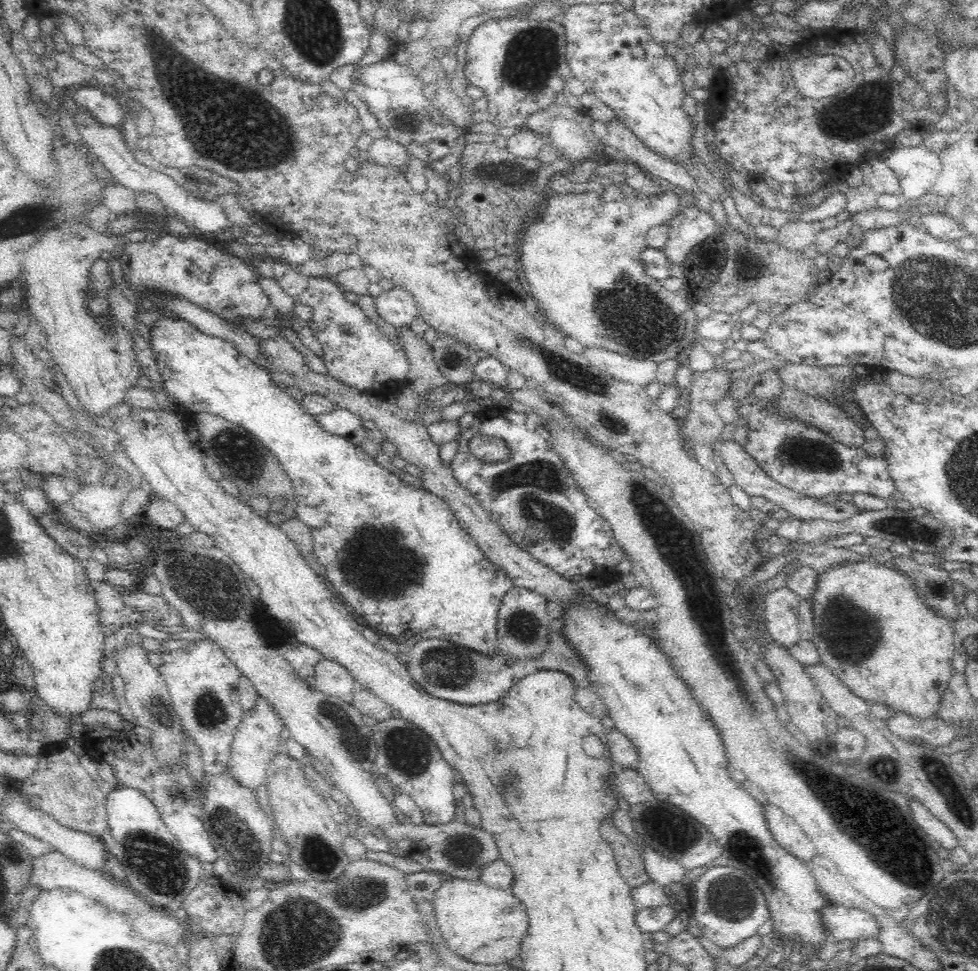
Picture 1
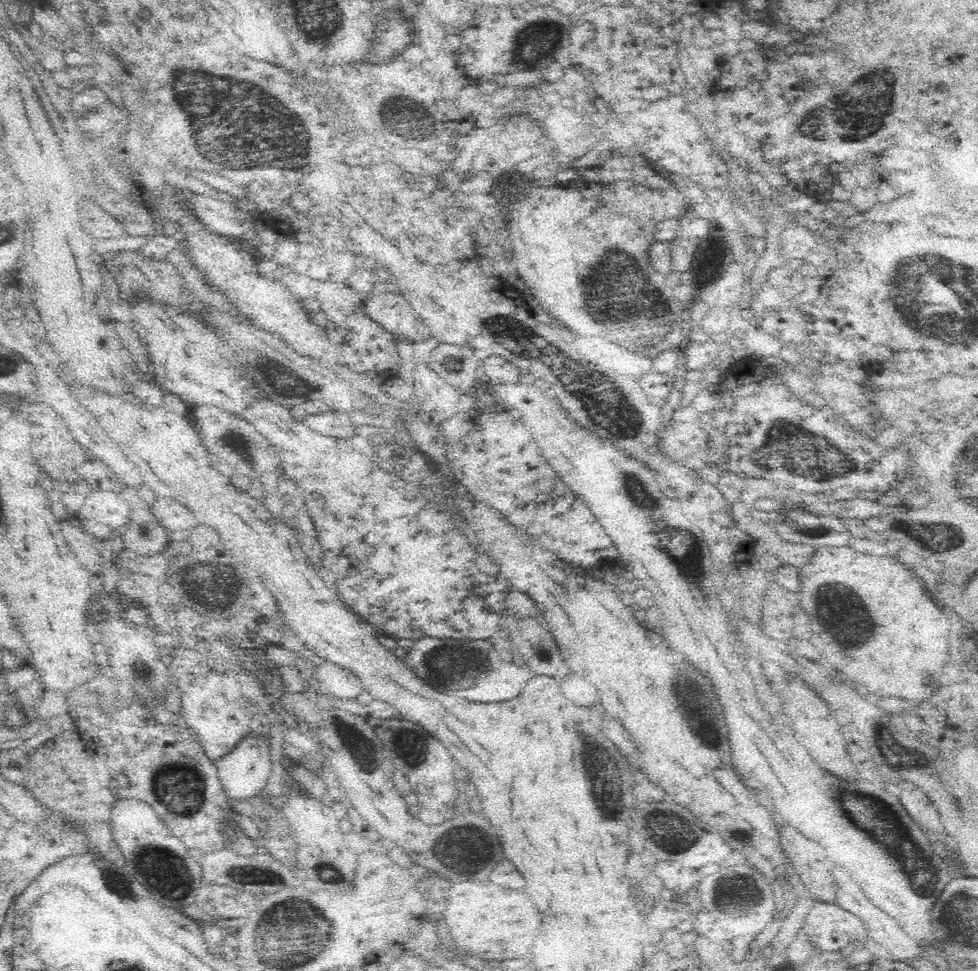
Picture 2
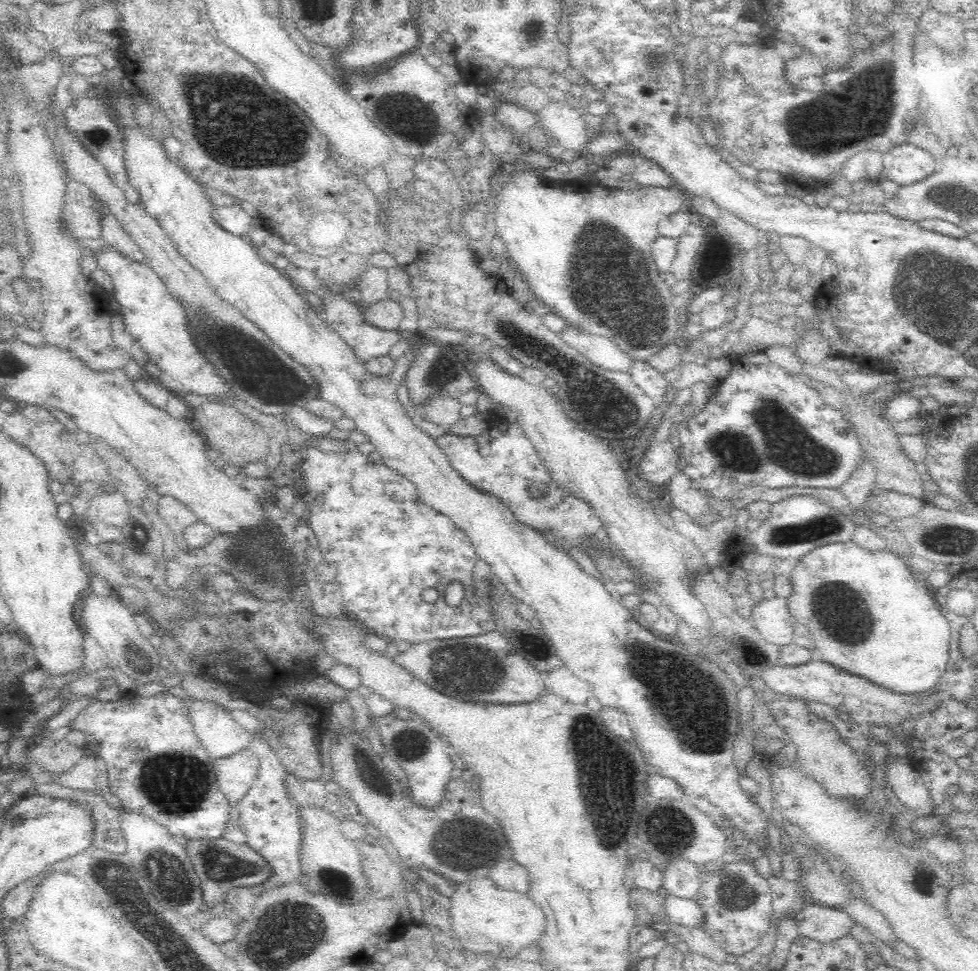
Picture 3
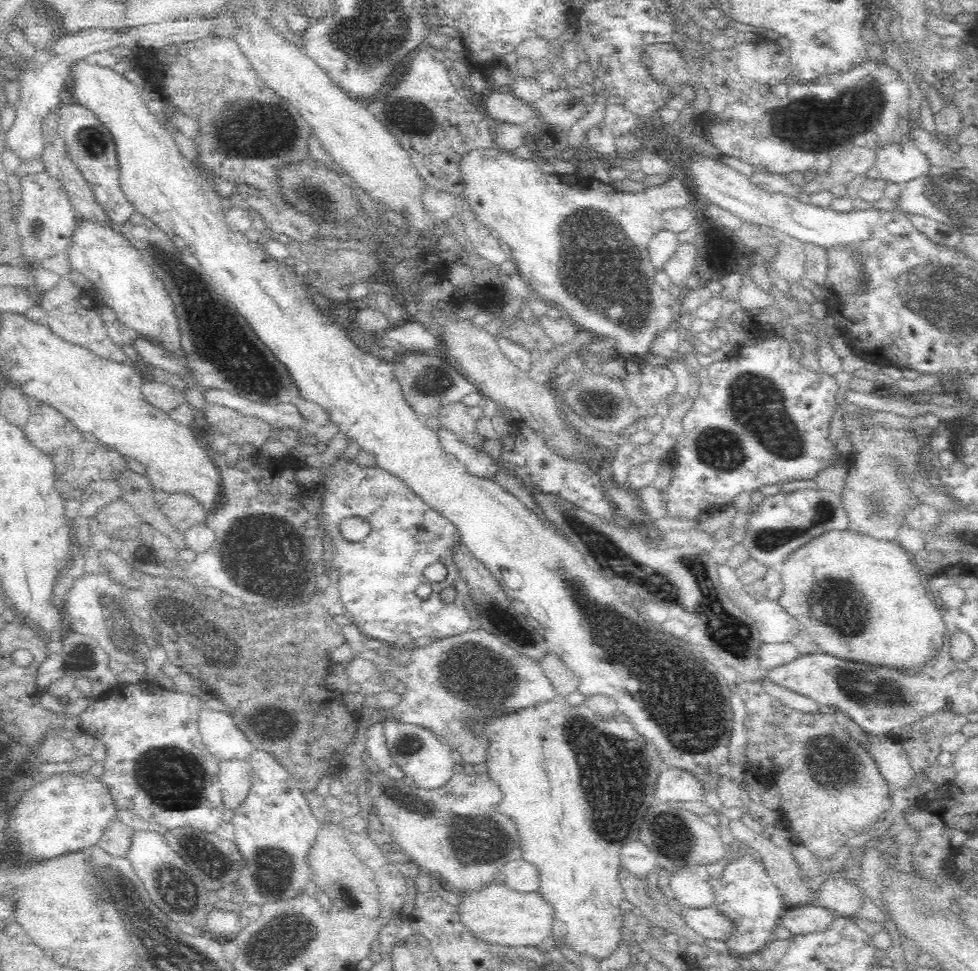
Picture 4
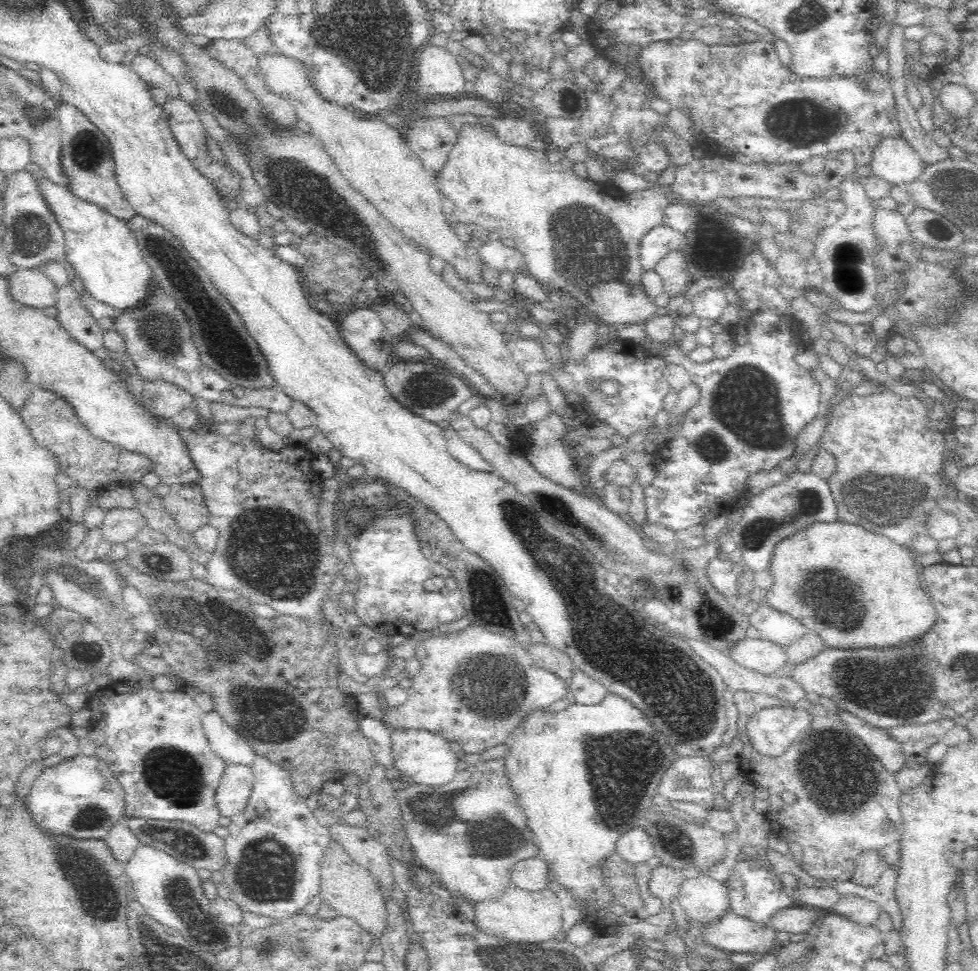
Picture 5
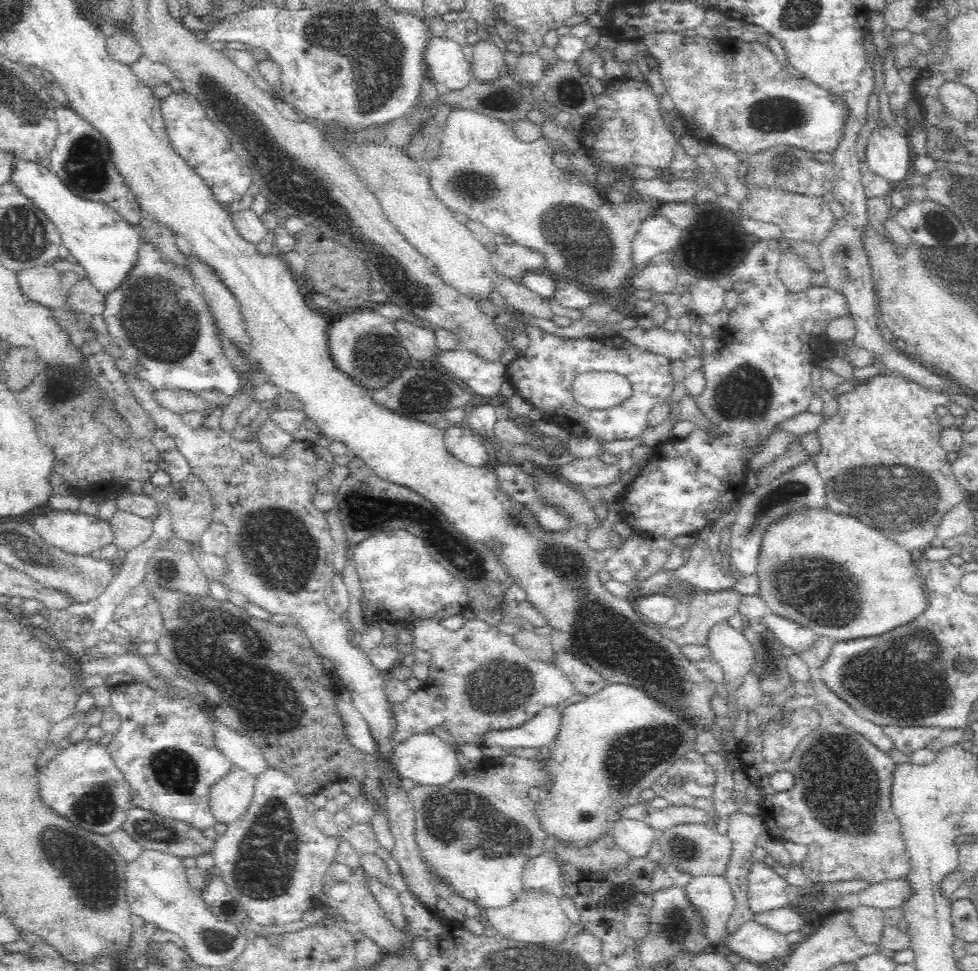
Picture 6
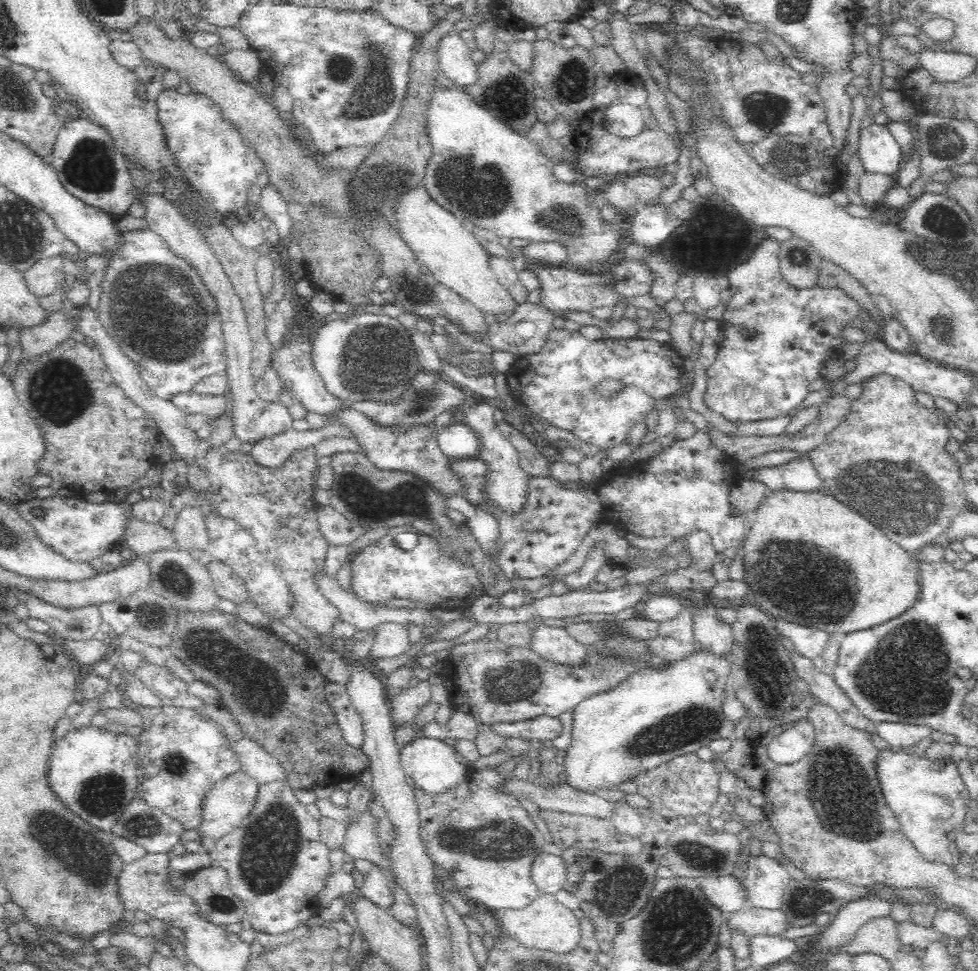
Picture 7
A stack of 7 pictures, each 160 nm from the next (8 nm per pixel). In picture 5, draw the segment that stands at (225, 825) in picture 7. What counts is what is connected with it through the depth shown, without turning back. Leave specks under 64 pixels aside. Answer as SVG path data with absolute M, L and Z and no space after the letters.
M234 764L225 766L222 782L216 791L216 804L222 816L233 817L242 812L250 796L254 778L248 766Z

